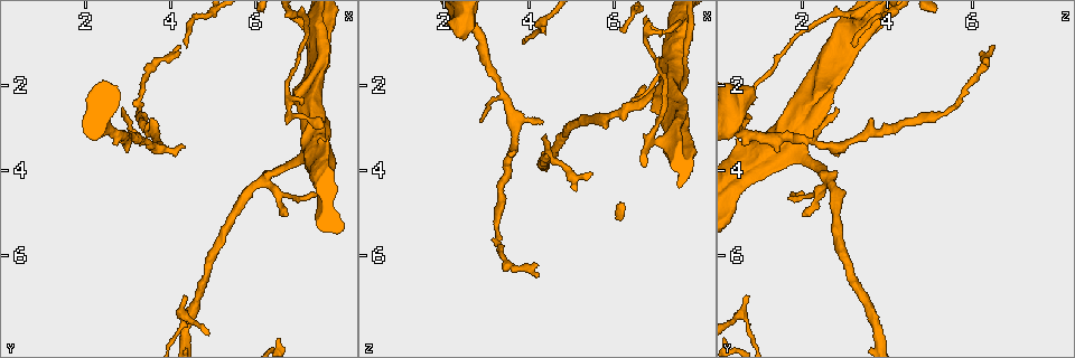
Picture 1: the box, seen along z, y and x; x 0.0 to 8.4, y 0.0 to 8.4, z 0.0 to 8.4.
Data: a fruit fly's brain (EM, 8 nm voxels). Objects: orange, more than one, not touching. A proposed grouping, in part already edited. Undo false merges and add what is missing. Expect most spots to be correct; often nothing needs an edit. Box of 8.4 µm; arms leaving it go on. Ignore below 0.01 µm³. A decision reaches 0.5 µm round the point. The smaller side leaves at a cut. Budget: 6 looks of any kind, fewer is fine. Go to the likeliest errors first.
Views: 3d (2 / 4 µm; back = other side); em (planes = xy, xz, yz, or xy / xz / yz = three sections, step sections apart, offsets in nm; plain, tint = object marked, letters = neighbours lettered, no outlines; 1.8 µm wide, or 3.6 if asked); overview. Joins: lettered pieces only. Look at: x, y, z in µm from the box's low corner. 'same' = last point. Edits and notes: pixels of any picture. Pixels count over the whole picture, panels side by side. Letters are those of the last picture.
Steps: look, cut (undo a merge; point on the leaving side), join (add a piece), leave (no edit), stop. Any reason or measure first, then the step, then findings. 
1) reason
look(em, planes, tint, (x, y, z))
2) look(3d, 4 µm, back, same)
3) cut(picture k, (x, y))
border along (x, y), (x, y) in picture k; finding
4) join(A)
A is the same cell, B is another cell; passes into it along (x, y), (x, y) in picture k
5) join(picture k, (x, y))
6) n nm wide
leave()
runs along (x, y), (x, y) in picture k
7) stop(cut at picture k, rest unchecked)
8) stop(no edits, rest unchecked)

branch stops here
look(3d, 2 µm, (4.25, 6.90, 0.70))

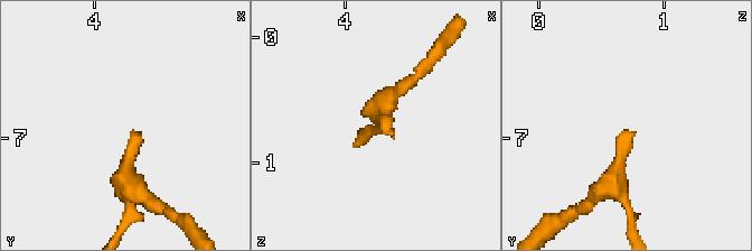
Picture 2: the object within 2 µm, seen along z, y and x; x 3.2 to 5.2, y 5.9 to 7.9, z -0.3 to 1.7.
look(em, planes, letters, (4.28, 6.94, 0.74))

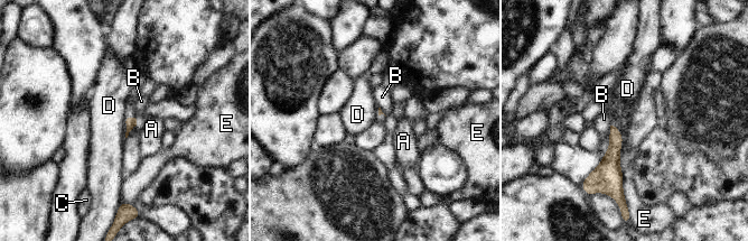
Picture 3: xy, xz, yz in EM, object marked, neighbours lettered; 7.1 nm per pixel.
leave()
A, B, C, D and E are other cells; no lettered piece goes on from it

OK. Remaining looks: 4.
thin end
look(3d, 2 µm, (4.40, 1.10, 3.30))

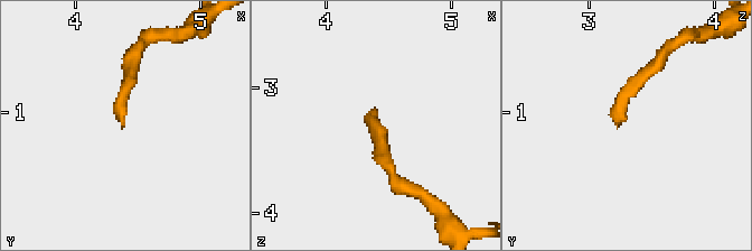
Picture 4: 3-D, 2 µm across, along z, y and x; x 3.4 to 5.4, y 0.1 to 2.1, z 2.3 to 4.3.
now the EM
look(em, planes, tint, (4.40, 1.12, 3.24))

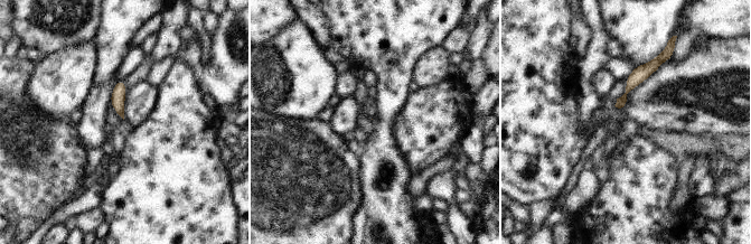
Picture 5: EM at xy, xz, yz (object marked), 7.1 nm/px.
look(em, planes, letters, same)

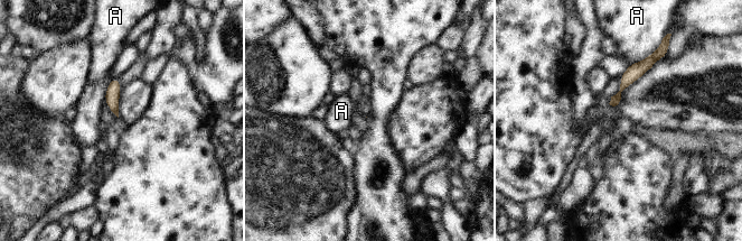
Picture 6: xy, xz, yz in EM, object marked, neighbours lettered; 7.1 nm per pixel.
leave()
A is another cell; runs along (650, 59), (623, 84), (613, 102) in picture 6; no lettered piece goes on from it

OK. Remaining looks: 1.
stop(no edits, rest unchecked)

